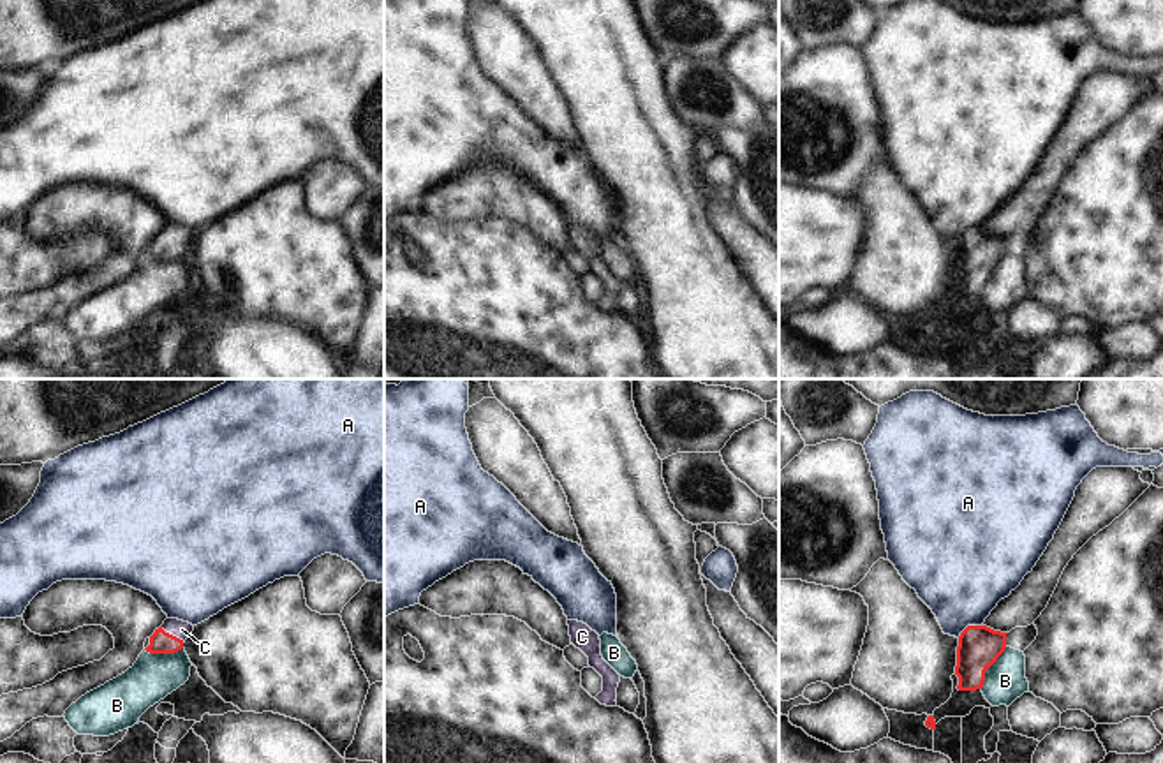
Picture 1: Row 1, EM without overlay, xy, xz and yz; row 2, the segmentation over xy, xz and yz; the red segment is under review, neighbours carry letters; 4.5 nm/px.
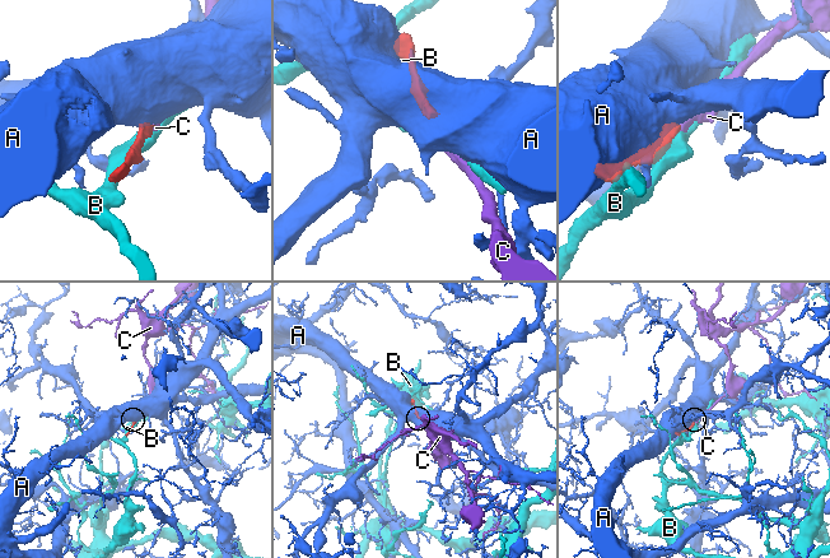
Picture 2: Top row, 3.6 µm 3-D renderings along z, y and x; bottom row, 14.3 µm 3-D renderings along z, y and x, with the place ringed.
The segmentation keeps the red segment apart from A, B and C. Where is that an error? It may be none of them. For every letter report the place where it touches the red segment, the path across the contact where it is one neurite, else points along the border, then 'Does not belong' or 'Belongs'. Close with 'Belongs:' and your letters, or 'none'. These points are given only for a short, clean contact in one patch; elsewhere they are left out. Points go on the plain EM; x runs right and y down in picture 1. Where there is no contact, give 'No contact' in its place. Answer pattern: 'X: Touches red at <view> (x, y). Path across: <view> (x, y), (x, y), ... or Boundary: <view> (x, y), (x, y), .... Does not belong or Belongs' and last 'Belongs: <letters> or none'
A: Touches red at yz (970, 231). Boundary: yz (982, 229), (970, 229), (957, 242). Does not belong
B: Touches red at yz (989, 272). Does not belong
C: Touches red at xy (171, 240). Path across: xy (161, 247), (171, 240), (182, 235). Belongs
Belongs: C.

